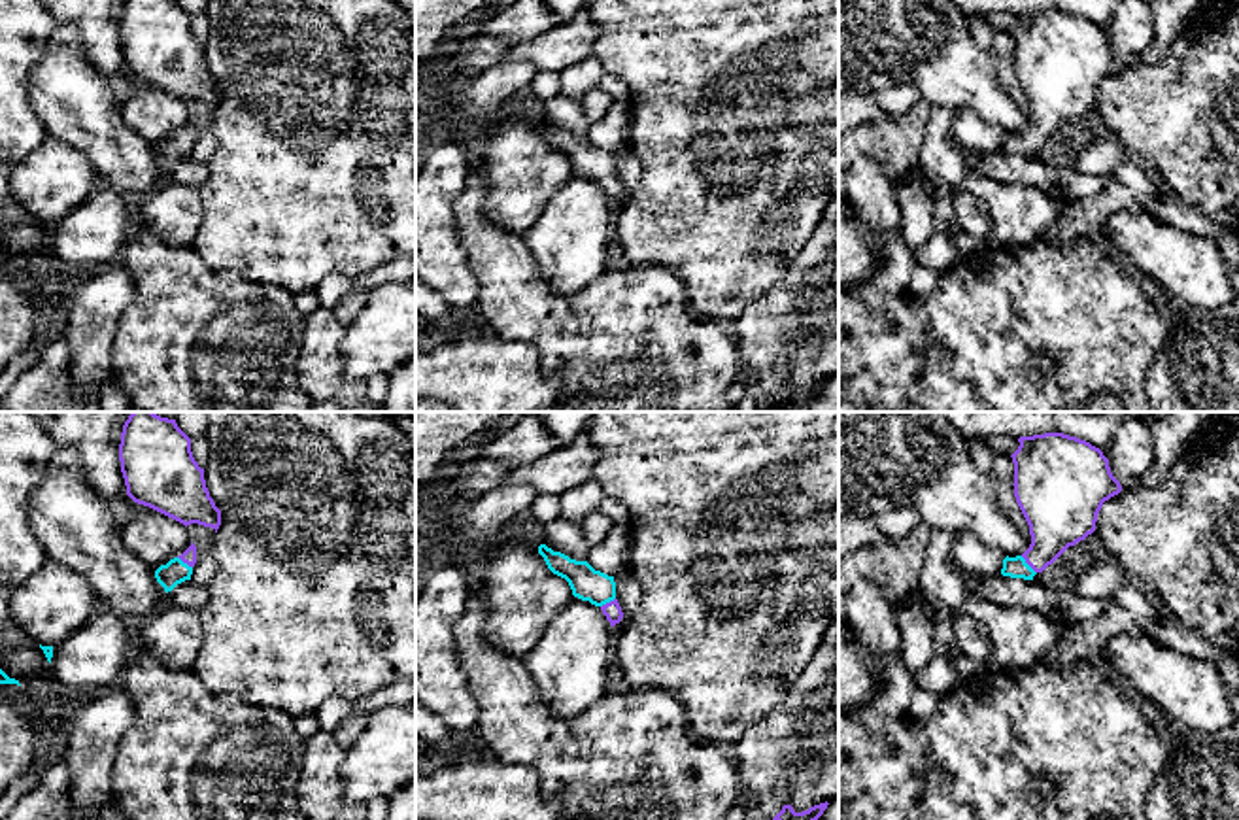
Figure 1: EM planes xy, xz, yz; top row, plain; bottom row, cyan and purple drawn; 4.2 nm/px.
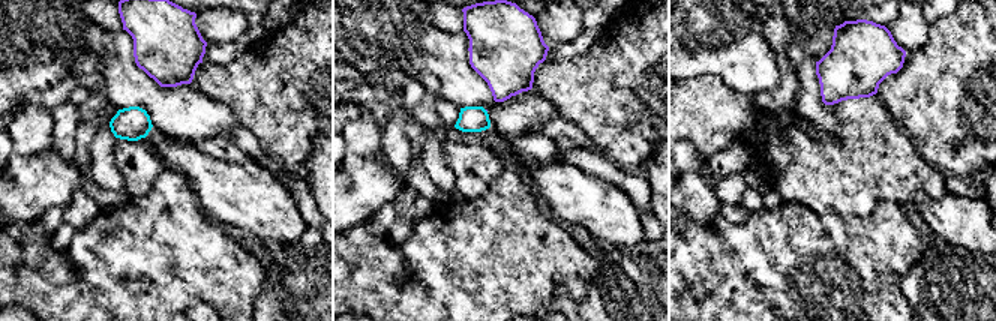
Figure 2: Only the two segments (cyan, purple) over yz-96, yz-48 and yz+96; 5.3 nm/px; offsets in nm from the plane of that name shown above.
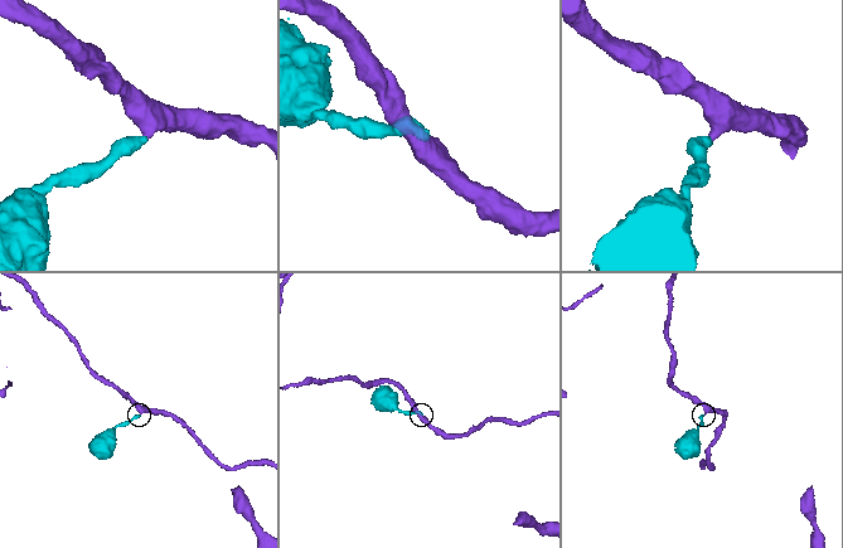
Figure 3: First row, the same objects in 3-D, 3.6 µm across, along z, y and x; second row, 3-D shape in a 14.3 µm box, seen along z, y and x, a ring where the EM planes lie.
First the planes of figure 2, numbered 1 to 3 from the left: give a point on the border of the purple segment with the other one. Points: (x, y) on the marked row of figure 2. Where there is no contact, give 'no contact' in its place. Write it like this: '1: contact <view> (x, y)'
1: no contact
2: no contact
3: no contact

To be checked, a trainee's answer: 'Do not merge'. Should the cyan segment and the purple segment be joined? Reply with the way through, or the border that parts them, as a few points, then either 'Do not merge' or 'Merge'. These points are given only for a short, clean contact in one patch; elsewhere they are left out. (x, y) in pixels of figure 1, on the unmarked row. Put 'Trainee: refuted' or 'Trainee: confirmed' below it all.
Path across: yz (1015, 144), (1028, 142), (1047, 123), (1058, 93). Merge
Trainee: refuted

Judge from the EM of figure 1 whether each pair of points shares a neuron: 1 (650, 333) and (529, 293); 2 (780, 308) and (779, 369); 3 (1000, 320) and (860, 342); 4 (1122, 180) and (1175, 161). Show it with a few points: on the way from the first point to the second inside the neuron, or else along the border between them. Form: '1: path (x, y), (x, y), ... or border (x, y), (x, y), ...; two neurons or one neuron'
1: path (620, 333), (573, 333), (560, 320); one neuron
2: path (792, 324), (792, 354); one neuron
3: path (966, 337), (894, 342); one neuron
4: border (1130, 155), (1139, 161); two neurons

